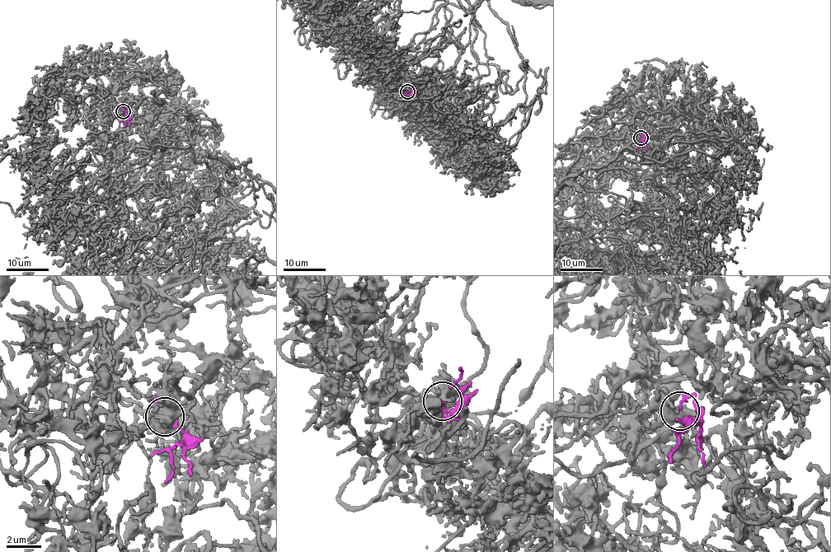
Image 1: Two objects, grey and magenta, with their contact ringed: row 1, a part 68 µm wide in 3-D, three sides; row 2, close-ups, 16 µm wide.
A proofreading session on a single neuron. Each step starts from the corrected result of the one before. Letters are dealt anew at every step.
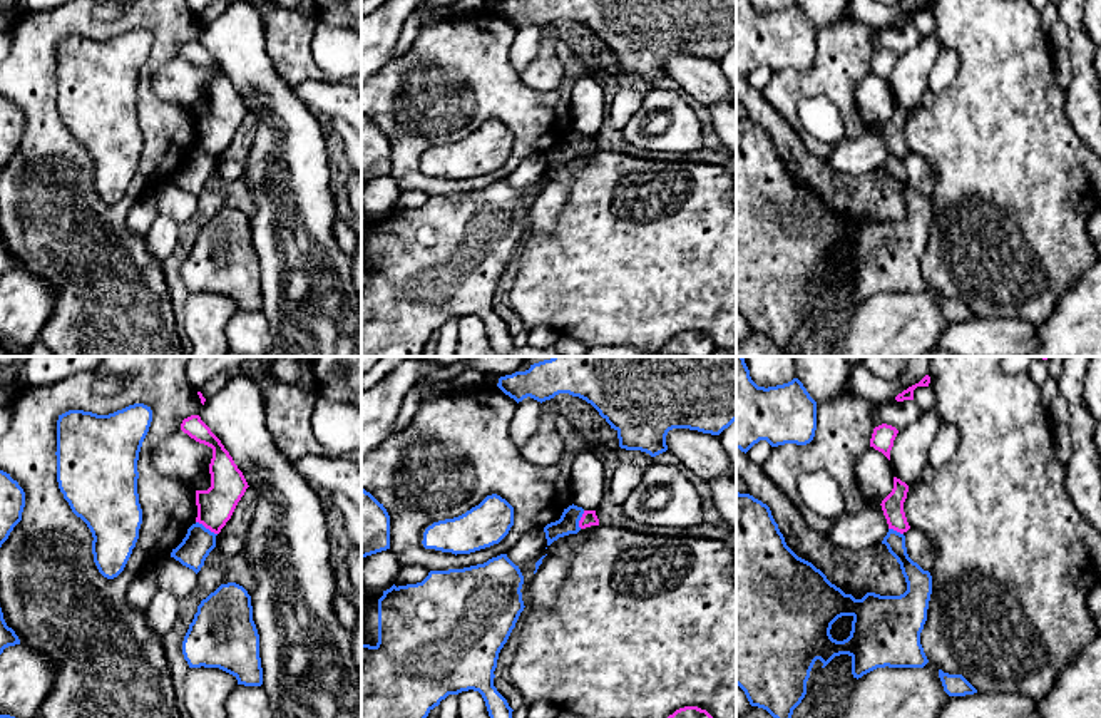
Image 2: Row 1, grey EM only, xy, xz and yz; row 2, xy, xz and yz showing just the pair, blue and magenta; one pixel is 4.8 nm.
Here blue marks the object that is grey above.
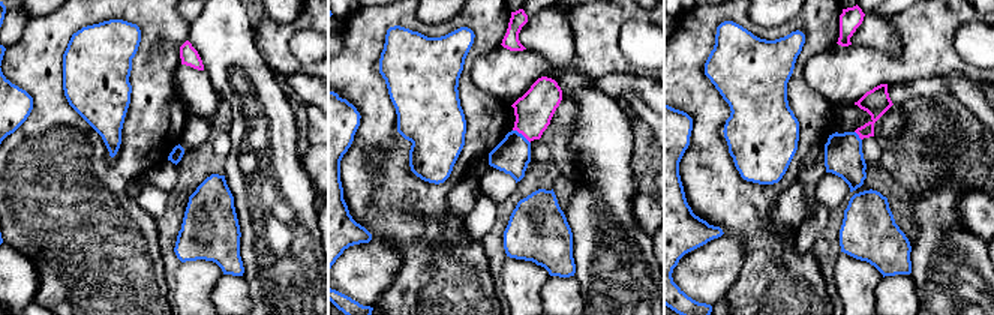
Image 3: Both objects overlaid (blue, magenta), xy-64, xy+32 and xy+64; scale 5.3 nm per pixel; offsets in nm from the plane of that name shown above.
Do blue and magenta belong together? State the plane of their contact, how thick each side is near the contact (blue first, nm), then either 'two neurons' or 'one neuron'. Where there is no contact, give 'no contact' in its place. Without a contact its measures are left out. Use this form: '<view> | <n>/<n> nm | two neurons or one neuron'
xy | 140/180 nm | two neurons

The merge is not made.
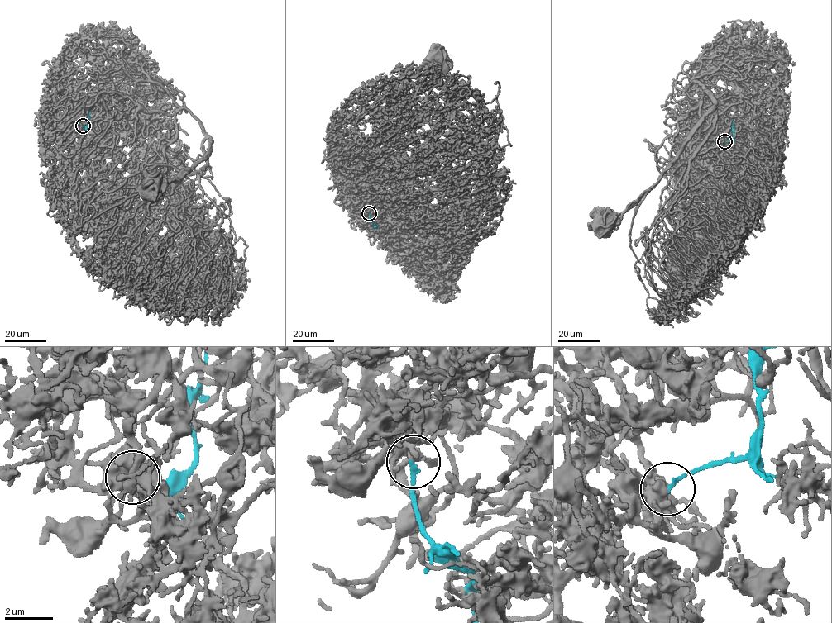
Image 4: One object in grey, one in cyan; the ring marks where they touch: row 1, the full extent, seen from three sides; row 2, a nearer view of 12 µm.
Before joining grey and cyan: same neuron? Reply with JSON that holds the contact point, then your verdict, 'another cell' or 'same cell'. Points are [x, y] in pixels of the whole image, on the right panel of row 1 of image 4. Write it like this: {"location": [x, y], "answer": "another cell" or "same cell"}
{"location": [724, 141], "answer": "another cell"}

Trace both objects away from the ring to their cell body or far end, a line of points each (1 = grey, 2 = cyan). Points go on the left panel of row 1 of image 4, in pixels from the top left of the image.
1: (82, 126), (120, 97), (150, 111), (186, 108), (209, 139), (208, 155), (148, 188)
2: (83, 126), (87, 126), (90, 111)

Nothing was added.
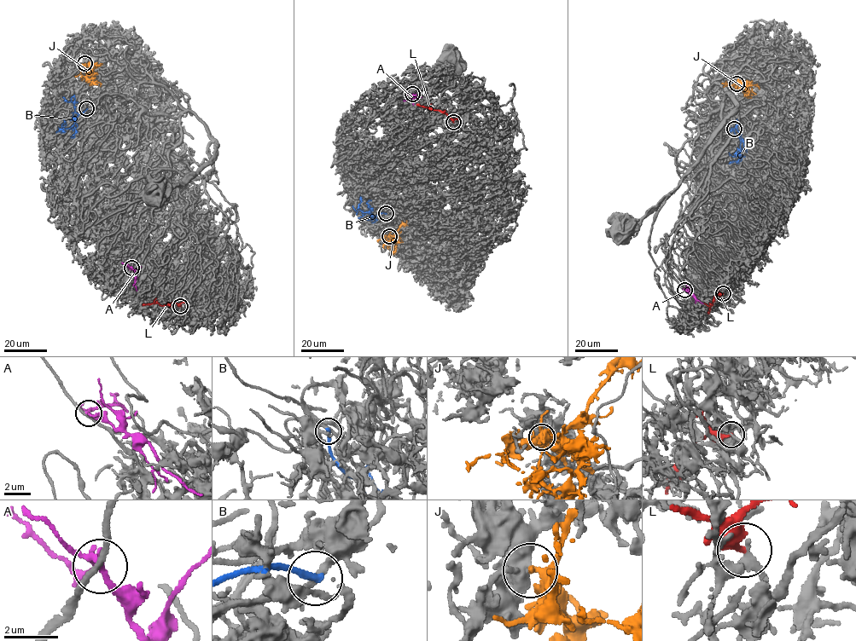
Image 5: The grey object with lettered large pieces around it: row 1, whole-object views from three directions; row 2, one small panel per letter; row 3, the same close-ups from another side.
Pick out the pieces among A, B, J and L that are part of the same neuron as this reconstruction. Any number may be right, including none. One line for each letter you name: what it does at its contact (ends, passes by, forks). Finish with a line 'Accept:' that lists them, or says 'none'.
J: It ends there
Accept: J

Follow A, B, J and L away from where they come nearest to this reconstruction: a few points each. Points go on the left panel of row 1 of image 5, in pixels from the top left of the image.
A: (131, 268), (136, 274), (136, 291)
B: (86, 108), (70, 128), (61, 129), (65, 122), (61, 127)
J: (84, 63), (86, 77), (90, 82), (99, 82), (101, 86)
L: (180, 306), (171, 303), (163, 305), (158, 303), (142, 304)

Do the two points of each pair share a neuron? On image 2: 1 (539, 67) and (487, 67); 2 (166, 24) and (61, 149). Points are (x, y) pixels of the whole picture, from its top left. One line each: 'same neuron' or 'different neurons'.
1: different neurons
2: same neuron

